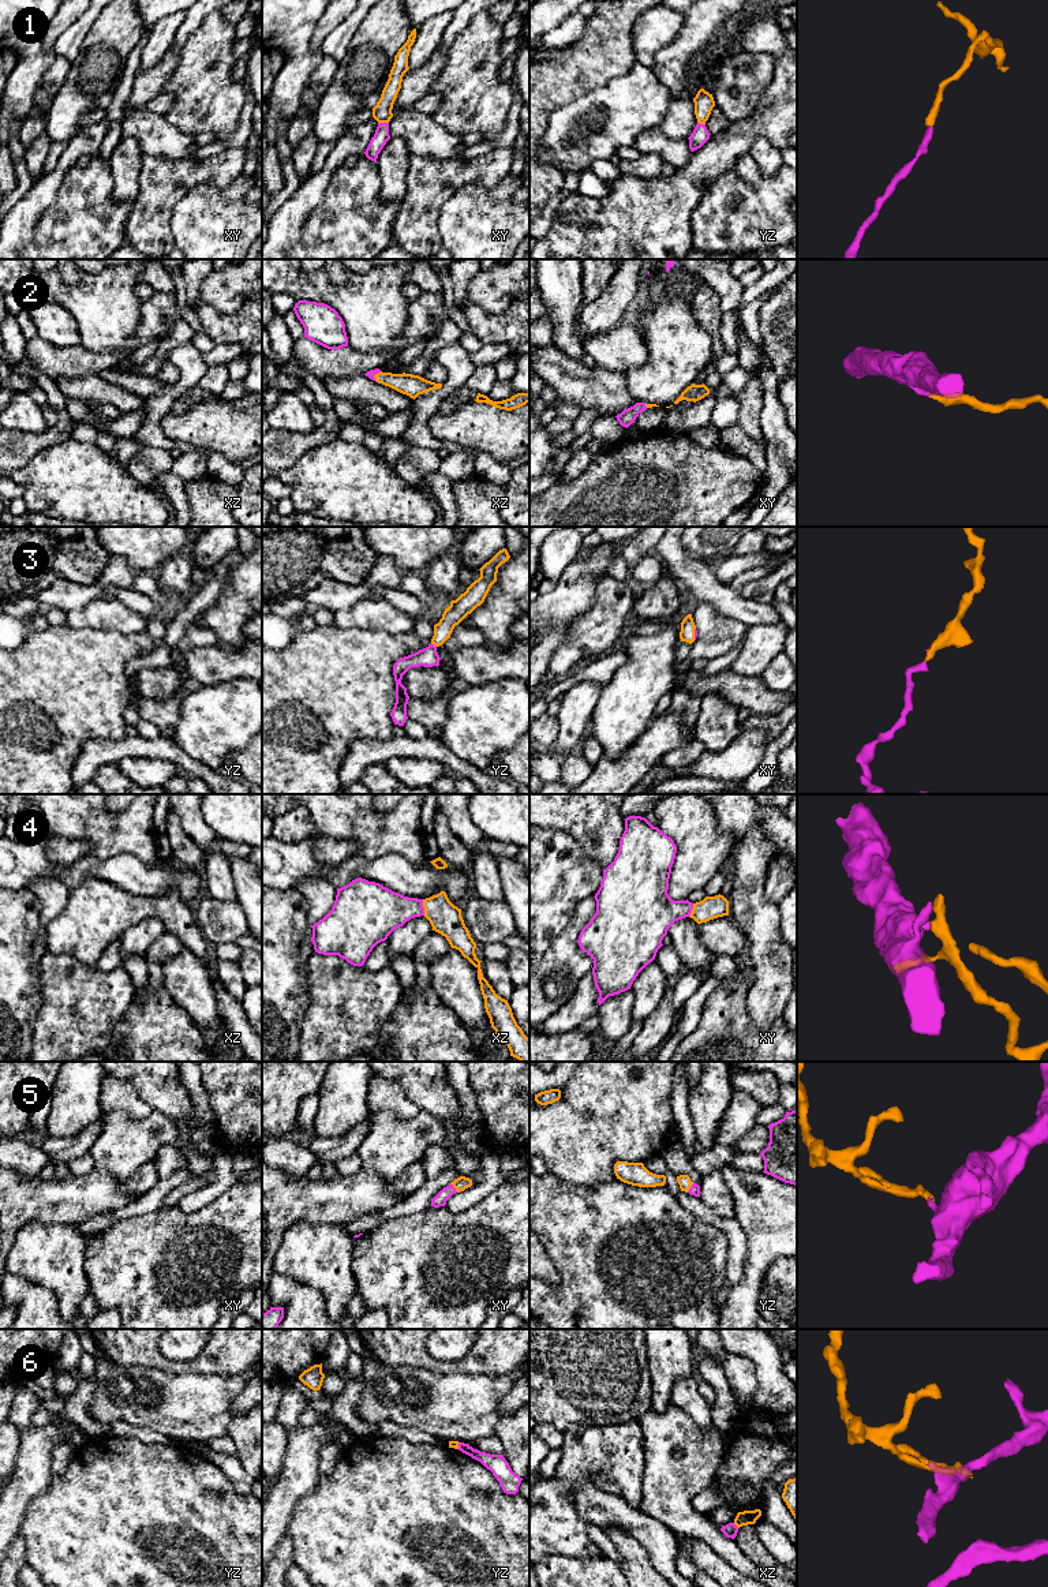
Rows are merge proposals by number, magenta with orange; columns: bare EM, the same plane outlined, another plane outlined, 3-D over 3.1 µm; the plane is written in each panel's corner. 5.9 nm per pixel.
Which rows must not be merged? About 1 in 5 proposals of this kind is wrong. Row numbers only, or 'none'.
6

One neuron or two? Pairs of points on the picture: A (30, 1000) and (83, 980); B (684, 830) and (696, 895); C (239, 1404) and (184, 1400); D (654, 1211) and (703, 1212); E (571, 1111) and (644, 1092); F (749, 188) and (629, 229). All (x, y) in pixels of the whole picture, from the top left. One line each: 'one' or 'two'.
A: two
B: two
C: two
D: two
E: one
F: two

